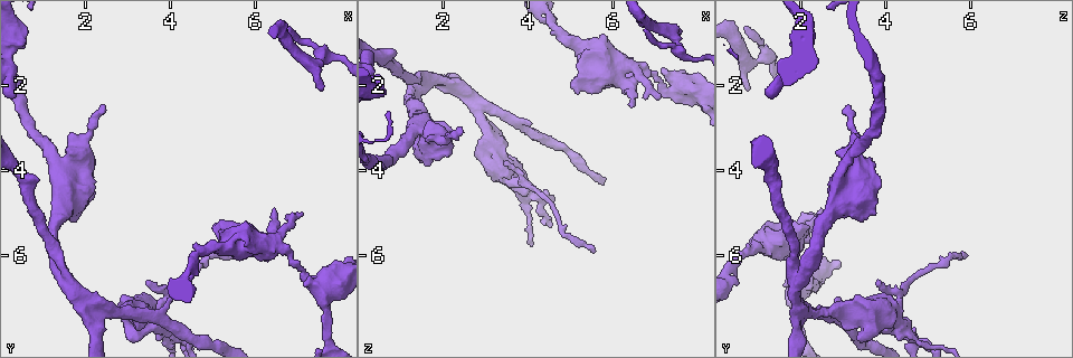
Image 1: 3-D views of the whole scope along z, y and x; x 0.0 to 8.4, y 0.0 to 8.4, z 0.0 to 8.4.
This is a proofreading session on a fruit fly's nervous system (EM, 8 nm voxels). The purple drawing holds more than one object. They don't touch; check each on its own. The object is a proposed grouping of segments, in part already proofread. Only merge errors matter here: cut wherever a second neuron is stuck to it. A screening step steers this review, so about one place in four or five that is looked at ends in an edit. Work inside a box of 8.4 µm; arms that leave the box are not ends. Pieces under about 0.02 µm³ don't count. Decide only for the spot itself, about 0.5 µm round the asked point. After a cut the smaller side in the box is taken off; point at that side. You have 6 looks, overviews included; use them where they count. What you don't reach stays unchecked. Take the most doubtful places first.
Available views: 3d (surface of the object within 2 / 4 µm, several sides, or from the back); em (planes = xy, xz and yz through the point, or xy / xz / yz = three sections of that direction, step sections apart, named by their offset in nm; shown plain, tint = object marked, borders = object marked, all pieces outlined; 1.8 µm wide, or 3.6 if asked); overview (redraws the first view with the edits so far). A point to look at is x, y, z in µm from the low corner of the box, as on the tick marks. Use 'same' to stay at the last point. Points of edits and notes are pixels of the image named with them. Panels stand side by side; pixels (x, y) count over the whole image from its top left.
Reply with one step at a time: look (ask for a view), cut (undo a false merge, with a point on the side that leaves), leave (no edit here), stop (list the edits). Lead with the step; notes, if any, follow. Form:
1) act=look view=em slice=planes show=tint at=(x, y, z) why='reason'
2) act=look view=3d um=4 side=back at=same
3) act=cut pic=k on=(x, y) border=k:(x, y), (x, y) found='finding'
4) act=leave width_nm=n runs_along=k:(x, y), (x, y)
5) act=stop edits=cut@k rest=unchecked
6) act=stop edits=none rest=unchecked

act=look view=3d um=2 at=(1.20, 6.00, 2.25) why='calibre changes'

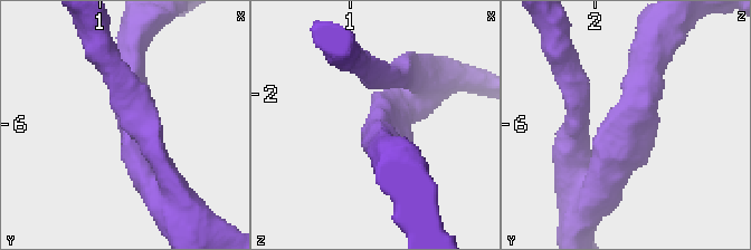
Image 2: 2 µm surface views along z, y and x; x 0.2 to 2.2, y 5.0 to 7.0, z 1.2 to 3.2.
act=look view=em slice=planes show=tint at=(1.22, 6.00, 2.22) arms=3 arm_widths_nm=220,280,280 why='need the tissue'

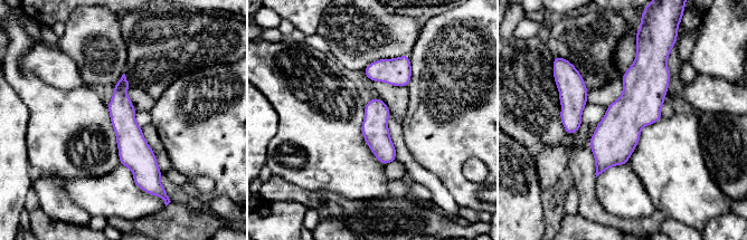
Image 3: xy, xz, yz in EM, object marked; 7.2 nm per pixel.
act=leave runs_along=3:(640, 58), (640, 103), (598, 171) found='one neuron here'

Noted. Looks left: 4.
act=look view=3d um=2 side=back at=(2.95, 7.30, 2.55) why='three-way junction'

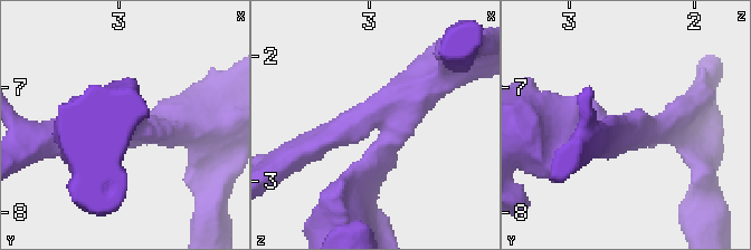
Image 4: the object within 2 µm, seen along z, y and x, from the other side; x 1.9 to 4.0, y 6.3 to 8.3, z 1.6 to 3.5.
act=look view=em slice=planes show=tint at=(2.88, 7.32, 2.58) why='shape alone is not enough'

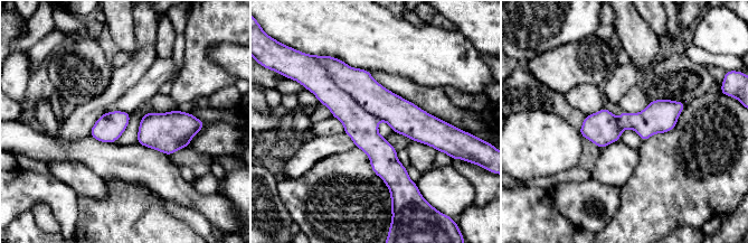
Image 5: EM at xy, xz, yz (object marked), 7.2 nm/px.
act=leave runs_along=5:(681, 104), (650, 121), (583, 131) found='all the same neuron'

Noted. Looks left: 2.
act=look view=em slice=planes show=tint at=(3.85, 7.75, 4.50) why='two arms at a narrow angle'

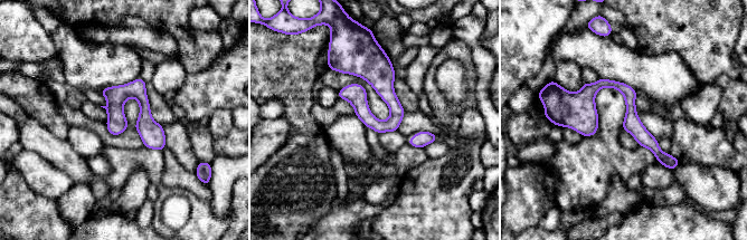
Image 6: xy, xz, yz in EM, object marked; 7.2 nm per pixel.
act=leave found='continuous, no second neuron'

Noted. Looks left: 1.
act=stop edits=none rest=unchecked

